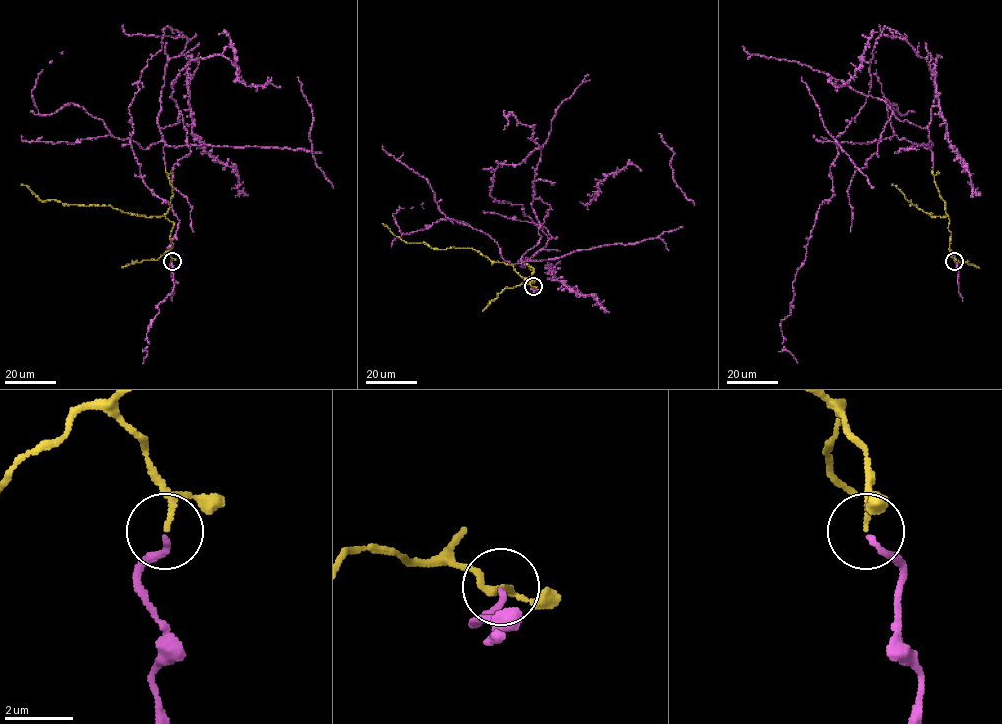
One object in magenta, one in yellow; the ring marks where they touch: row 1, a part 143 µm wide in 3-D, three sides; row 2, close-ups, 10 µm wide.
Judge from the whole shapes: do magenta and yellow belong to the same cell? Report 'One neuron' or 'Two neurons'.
One neuron

